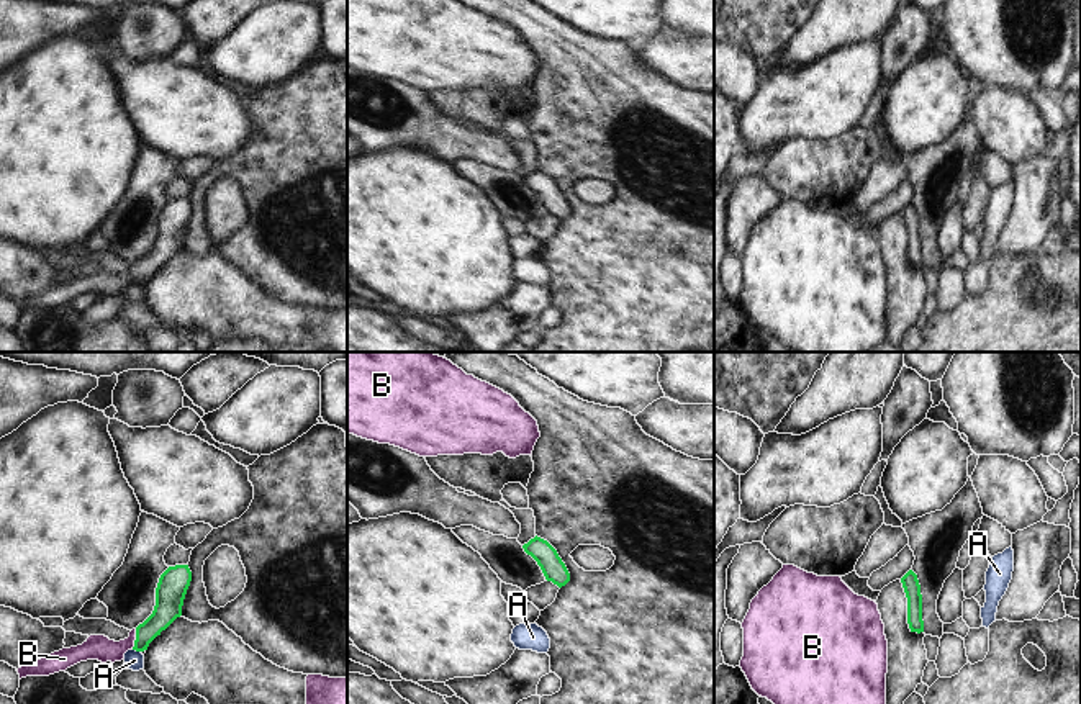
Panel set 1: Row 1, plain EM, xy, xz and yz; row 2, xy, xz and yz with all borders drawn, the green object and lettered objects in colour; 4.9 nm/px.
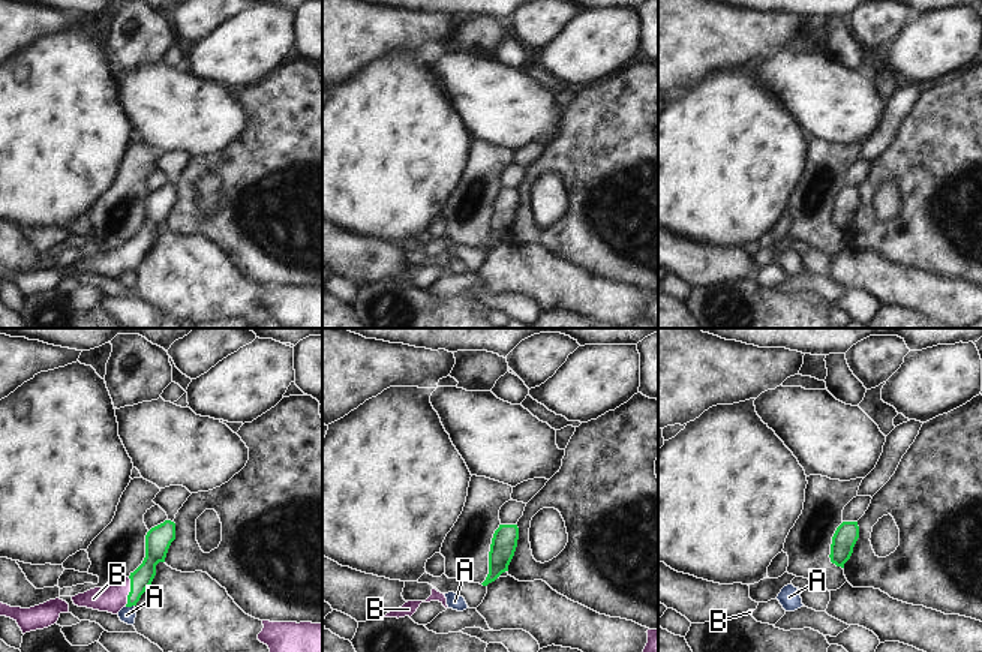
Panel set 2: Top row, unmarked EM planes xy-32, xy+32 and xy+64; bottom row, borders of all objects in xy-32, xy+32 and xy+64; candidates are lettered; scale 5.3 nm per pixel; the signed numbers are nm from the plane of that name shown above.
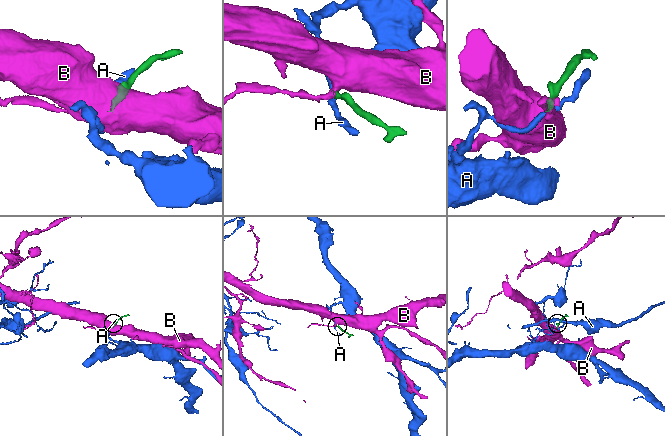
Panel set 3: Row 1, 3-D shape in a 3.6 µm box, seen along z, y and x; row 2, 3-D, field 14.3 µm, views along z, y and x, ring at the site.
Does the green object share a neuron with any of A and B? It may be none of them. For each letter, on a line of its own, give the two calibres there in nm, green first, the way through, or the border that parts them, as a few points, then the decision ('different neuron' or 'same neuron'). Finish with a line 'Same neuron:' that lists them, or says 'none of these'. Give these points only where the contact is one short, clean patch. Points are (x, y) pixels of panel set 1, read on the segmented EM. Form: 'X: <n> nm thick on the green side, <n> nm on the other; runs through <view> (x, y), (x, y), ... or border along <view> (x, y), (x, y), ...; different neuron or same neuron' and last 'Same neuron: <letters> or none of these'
A: 120 nm thick on the green side, 90 nm on the other; border along xy (133, 649), (140, 652); different neuron
B: 140 nm thick on the green side, 130 nm on the other; runs through xy (169, 600), (167, 609), (136, 639), (122, 647), (97, 647); same neuron
Same neuron: B

